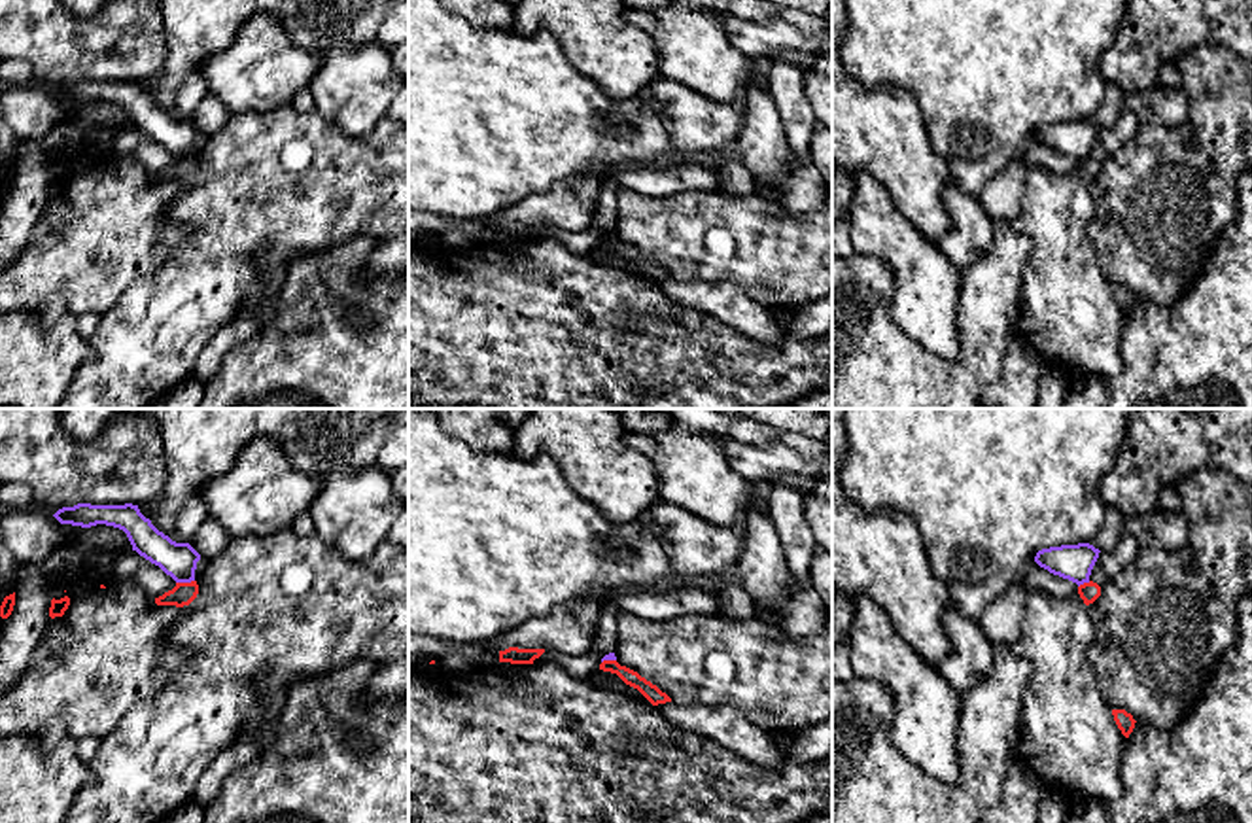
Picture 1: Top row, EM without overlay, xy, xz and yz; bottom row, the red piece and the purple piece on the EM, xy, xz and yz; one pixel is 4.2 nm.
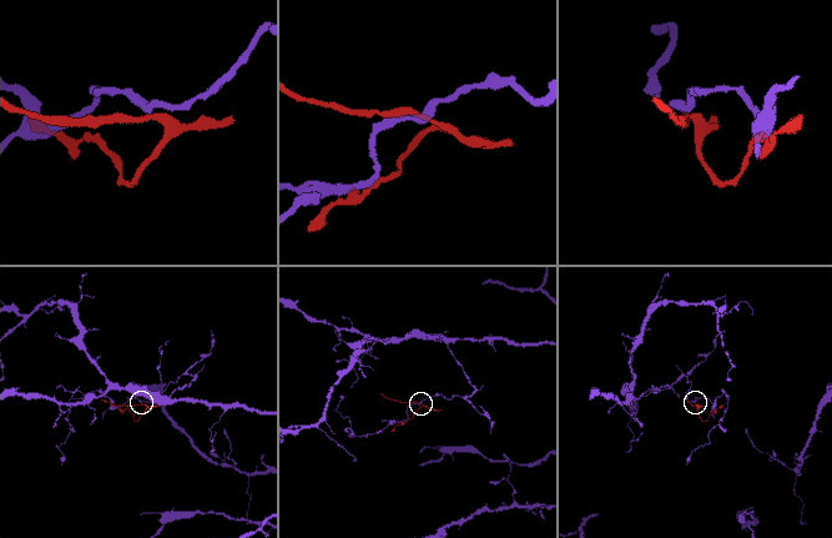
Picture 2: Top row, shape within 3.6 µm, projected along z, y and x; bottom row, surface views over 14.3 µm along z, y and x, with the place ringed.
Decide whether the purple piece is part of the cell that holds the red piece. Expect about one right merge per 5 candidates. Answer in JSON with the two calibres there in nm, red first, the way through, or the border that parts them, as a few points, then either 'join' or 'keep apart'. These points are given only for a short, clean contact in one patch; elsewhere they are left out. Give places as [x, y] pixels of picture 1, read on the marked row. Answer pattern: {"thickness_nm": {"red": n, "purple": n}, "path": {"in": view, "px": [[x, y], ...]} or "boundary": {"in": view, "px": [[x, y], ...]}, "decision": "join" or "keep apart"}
{"thickness_nm": {"red": 100, "purple": 150}, "boundary": {"in": "xy", "px": [[193, 579], [176, 583]]}, "decision": "keep apart"}

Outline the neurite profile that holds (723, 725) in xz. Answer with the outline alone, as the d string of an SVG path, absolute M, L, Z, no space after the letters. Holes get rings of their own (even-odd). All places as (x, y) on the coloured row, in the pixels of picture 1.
M658 704L662 717L690 734L707 738L721 747L760 766L777 766L783 761L774 734L745 721L732 706L681 706Z

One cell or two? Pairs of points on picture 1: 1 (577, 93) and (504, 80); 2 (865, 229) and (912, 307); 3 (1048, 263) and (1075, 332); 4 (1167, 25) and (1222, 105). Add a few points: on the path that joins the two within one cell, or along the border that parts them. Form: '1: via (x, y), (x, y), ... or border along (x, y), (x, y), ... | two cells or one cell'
1: via (558, 93), (522, 93) | one cell
2: via (886, 246), (908, 269), (912, 286) | one cell
3: via (1063, 280), (1069, 315) | one cell
4: border along (1232, 52), (1213, 44), (1199, 44), (1175, 63) | two cells

